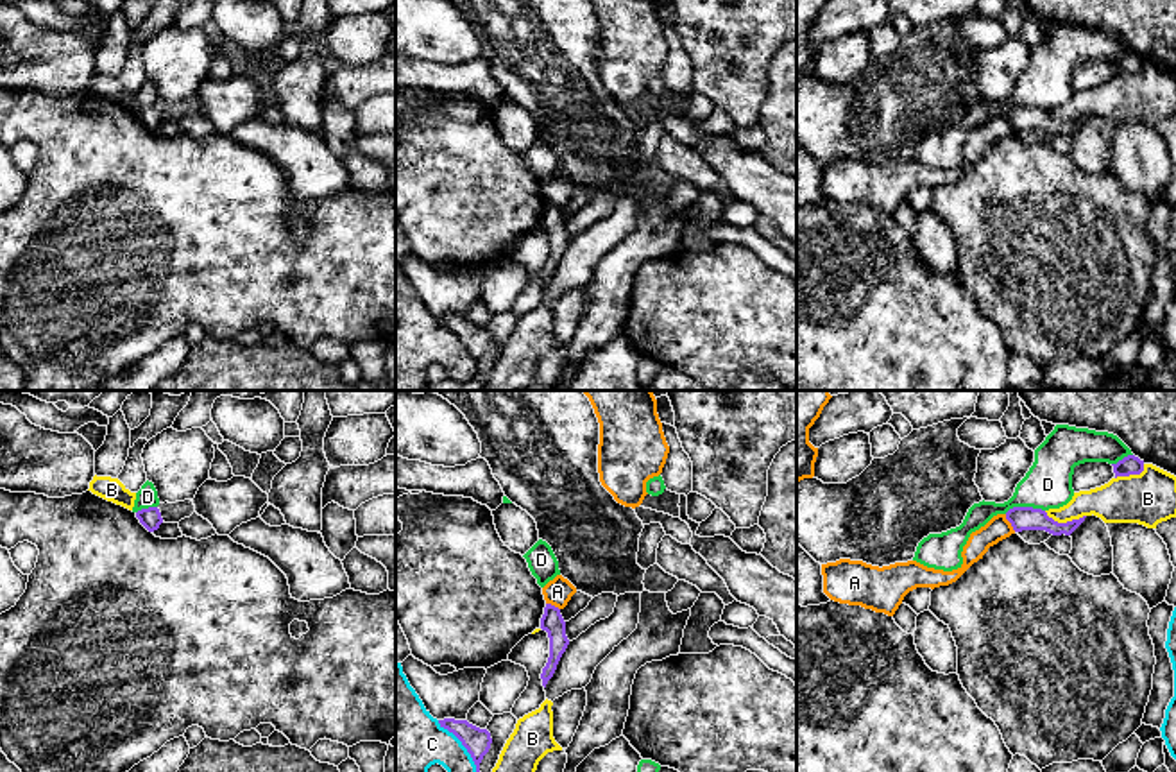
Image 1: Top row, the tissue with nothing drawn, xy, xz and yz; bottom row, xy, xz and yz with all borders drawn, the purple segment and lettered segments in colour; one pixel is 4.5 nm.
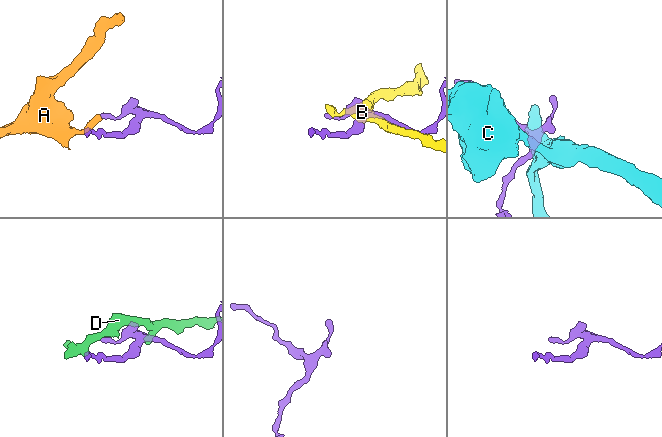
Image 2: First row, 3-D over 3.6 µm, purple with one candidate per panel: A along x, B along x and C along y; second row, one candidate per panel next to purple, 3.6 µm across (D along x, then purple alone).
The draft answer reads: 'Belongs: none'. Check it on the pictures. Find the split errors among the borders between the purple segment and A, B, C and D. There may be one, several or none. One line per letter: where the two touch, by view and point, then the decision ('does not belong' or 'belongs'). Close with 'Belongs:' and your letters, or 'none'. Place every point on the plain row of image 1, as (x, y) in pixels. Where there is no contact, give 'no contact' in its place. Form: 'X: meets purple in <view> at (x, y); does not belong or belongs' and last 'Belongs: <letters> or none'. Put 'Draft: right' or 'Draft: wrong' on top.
Draft: right
A: meets purple in yz at (1010, 120); does not belong
B: meets purple in yz at (1067, 120); does not belong
C: meets purple in xz at (468, 350); does not belong
D: meets purple in yz at (1024, 106); does not belong
Belongs: none

